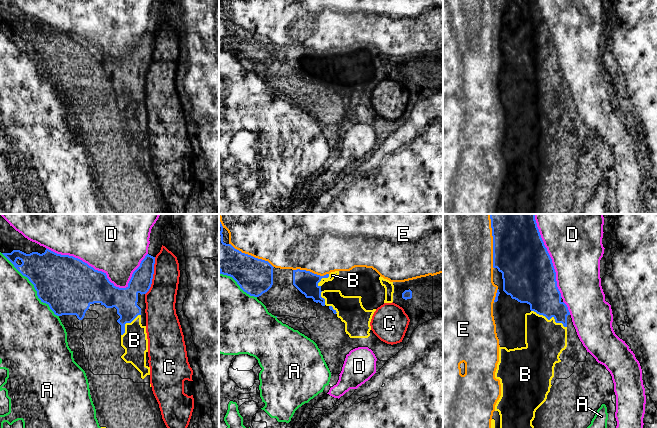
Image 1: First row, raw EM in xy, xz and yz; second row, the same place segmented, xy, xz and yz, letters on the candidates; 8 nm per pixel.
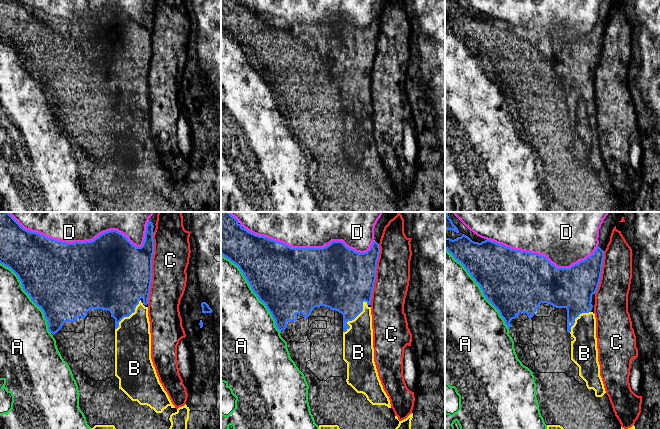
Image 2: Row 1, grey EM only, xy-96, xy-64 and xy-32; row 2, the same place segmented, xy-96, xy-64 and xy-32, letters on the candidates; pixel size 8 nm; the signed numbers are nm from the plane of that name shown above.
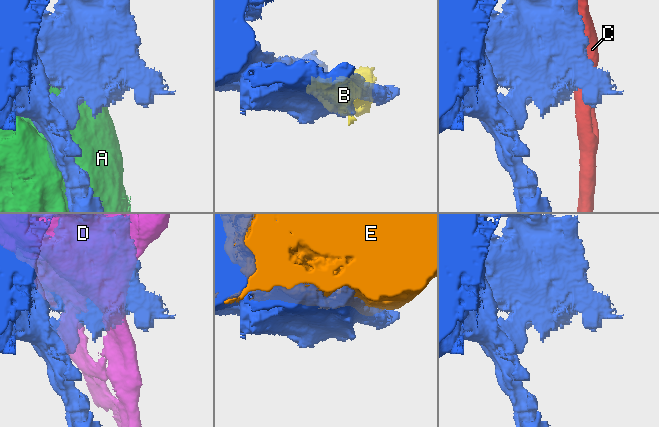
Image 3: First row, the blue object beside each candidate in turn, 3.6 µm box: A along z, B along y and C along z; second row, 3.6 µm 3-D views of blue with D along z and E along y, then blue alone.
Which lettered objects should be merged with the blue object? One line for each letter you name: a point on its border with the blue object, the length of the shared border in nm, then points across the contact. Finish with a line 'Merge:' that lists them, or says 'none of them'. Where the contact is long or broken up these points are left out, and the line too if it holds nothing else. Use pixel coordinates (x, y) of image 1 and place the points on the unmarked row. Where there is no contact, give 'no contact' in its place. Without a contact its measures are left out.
Merge: none of them

